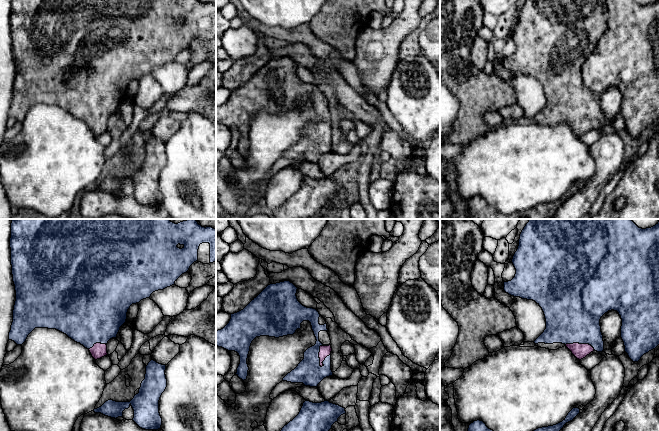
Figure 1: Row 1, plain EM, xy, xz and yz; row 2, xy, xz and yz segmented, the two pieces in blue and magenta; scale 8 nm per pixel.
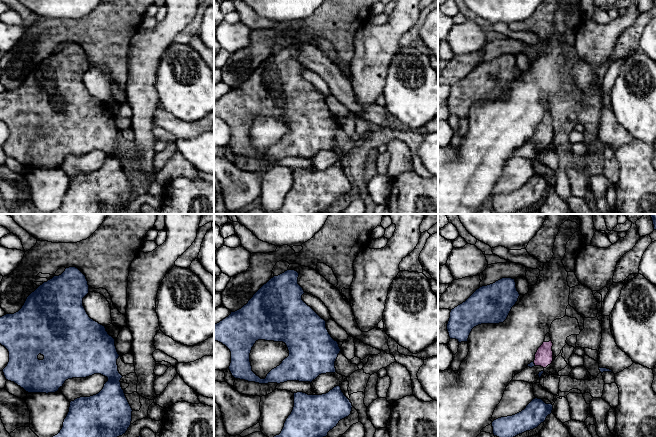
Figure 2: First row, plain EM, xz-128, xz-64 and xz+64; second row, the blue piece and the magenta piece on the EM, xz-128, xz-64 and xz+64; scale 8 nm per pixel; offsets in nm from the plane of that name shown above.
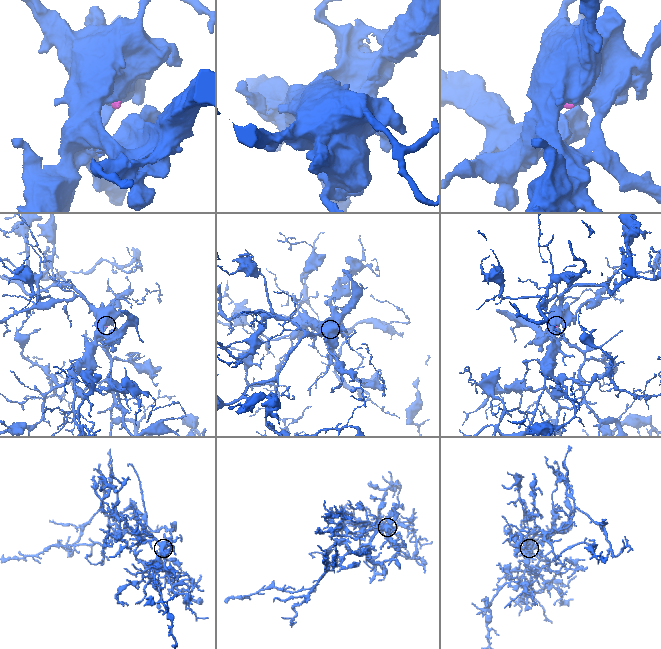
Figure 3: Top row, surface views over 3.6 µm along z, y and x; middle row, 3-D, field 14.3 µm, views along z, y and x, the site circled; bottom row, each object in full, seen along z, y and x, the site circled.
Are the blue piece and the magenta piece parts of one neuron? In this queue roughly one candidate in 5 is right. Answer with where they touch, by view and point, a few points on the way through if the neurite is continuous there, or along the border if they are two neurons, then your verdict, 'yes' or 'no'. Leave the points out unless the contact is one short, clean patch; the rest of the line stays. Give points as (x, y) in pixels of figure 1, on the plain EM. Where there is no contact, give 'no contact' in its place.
xz (318, 129) | across xz (309, 148), (317, 139), (318, 129), (325, 127) | yes

